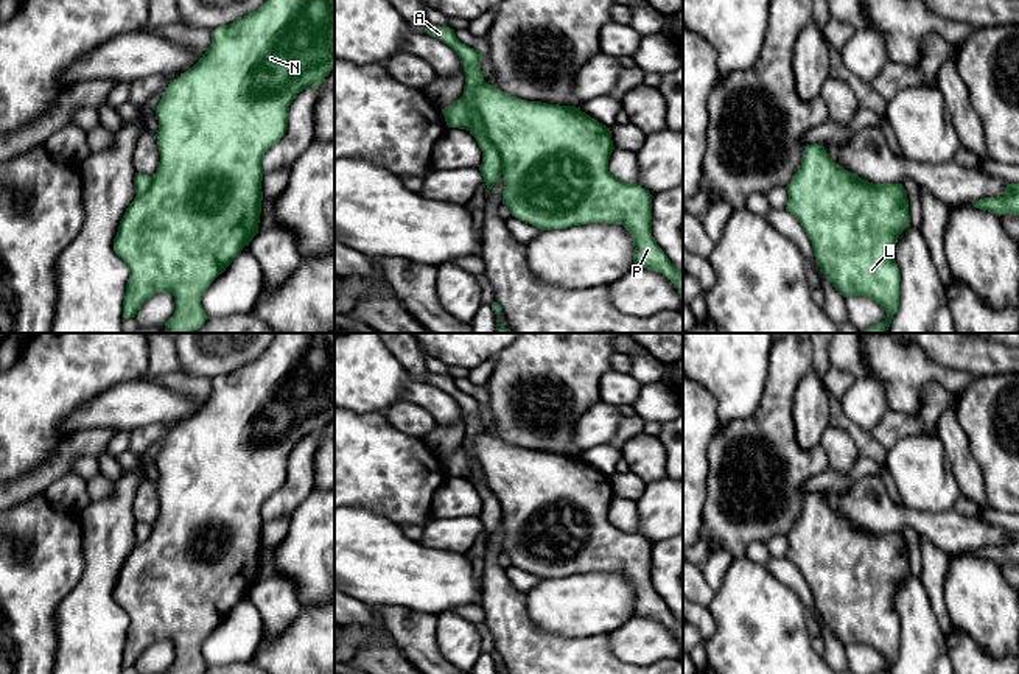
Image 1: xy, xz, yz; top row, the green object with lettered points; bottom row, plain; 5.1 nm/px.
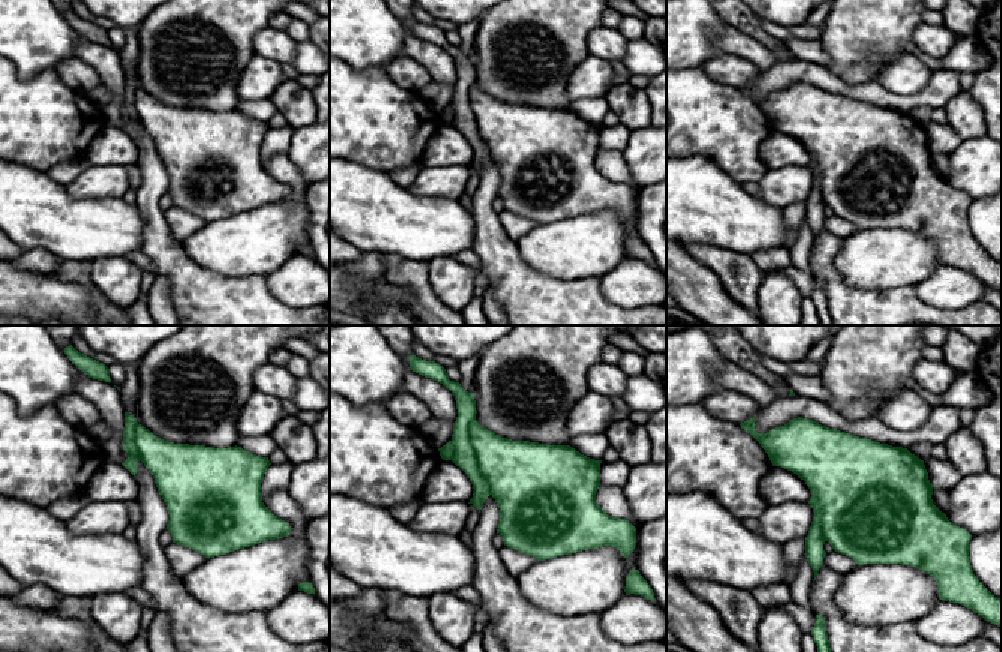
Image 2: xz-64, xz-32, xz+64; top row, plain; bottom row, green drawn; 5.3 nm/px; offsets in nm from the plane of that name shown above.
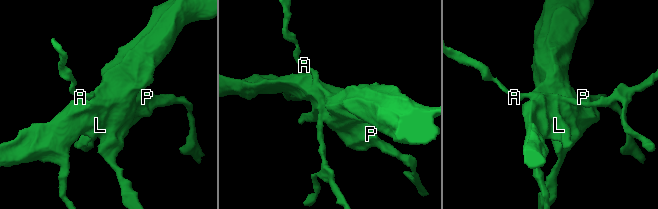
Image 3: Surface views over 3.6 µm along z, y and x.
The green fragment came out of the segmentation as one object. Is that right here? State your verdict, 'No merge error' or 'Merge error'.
Merge error

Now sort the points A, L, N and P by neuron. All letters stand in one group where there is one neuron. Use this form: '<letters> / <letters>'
A / L N P

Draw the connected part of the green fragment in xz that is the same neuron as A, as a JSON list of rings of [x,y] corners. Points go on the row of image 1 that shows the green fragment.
[[[426,23],[425,33],[442,40],[448,47],[451,47],[459,56],[464,72],[465,72],[465,86],[464,86],[464,98],[470,104],[473,90],[482,84],[485,84],[482,72],[481,72],[481,58],[482,53],[479,50],[470,48],[462,44],[454,30],[450,26],[440,26],[434,23]]]

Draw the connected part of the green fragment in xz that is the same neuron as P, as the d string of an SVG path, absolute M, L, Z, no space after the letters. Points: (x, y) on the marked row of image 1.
M482 84L468 104L464 95L442 109L448 128L470 131L474 109L482 131L501 156L504 176L502 204L512 216L543 230L566 229L590 223L622 224L633 237L633 265L666 276L683 302L683 274L671 263L652 237L652 195L638 184L625 184L608 171L615 149L611 131L580 107L526 101Z

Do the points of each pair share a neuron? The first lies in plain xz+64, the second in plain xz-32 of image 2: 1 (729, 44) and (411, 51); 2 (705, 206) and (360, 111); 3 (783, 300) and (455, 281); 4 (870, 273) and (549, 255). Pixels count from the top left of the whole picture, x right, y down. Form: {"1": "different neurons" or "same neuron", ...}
{"1": "same neuron", "2": "different neurons", "3": "same neuron", "4": "same neuron"}

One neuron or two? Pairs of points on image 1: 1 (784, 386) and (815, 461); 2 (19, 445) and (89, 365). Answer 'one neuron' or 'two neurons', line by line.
1: one neuron
2: one neuron

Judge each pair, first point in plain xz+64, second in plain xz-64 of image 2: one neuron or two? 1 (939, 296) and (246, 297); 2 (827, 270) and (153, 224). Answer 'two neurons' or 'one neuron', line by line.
1: two neurons
2: one neuron

